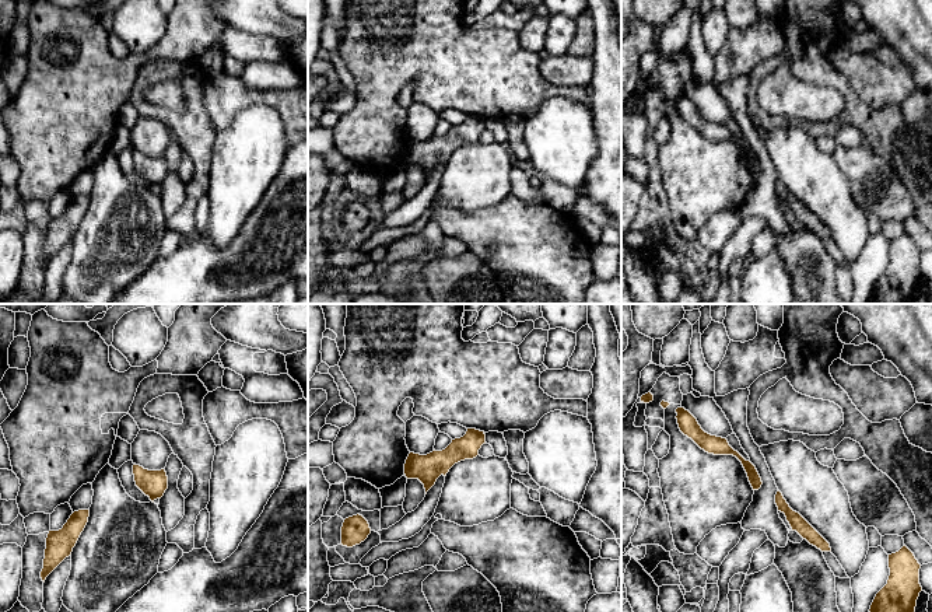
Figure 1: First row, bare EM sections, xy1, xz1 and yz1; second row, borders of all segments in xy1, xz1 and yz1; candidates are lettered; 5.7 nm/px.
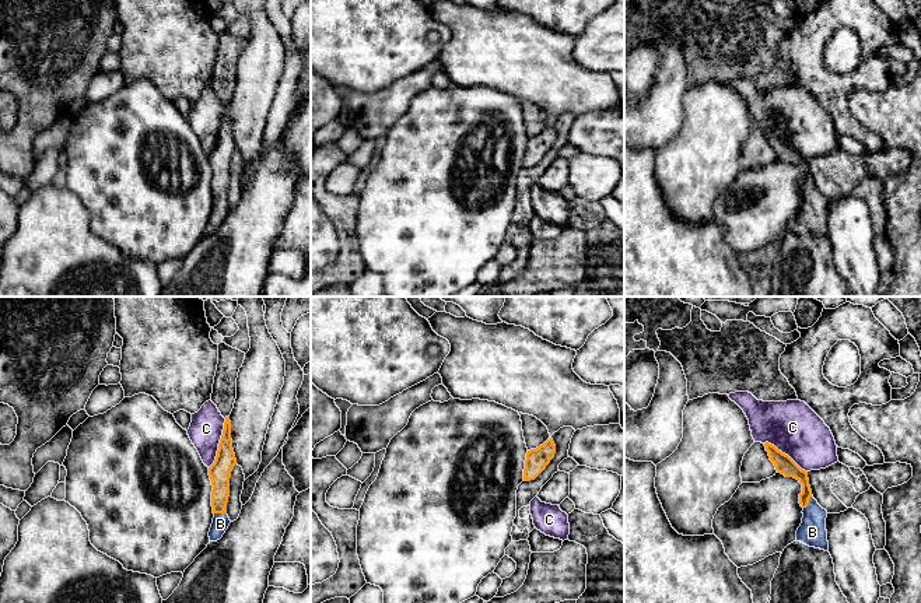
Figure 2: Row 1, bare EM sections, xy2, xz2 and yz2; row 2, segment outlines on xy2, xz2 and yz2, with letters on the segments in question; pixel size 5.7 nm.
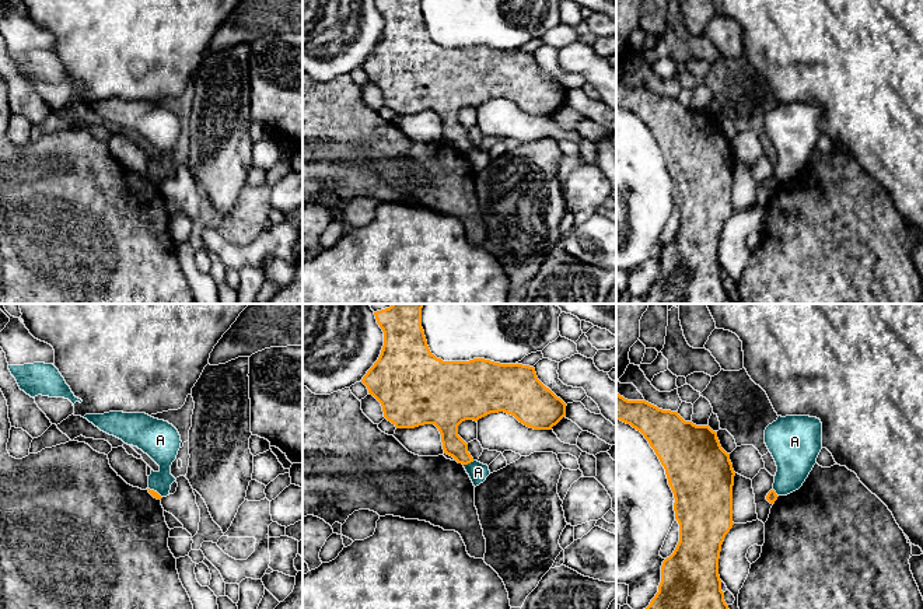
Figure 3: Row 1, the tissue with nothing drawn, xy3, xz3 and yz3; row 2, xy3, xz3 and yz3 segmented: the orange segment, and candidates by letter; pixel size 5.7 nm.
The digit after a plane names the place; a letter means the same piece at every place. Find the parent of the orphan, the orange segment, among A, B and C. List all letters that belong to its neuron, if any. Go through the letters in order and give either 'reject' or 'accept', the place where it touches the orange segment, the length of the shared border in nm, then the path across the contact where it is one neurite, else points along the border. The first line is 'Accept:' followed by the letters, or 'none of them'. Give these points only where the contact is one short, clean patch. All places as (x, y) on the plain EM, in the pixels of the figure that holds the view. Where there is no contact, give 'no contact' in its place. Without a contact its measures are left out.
Accept: B
A: reject | xz3 (468, 149) | 70 nm | along xz3 (474, 147), (464, 151)
B: accept | yz2 (808, 189) | 90 nm | across yz2 (787, 153), (805, 168), (808, 189), (812, 196), (812, 218)
C: reject | xy2 (219, 130) | 300 nm | along xy2 (226, 105), (216, 146), (209, 154)

